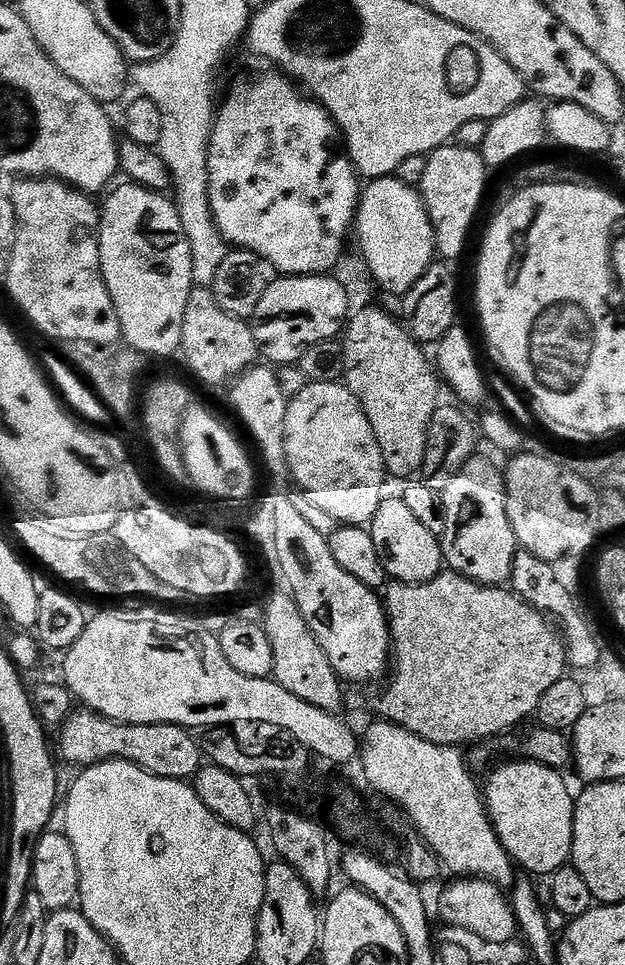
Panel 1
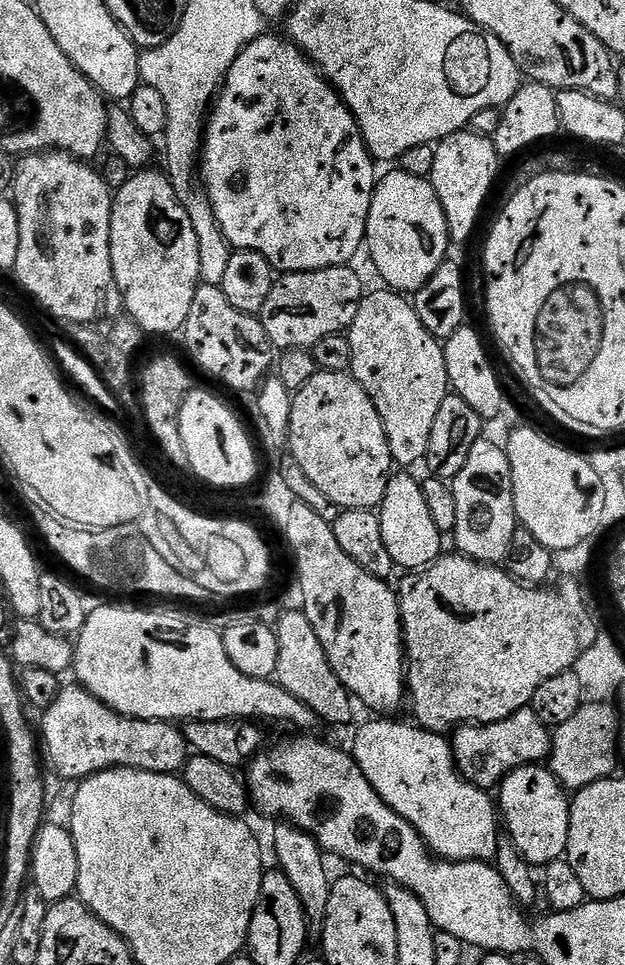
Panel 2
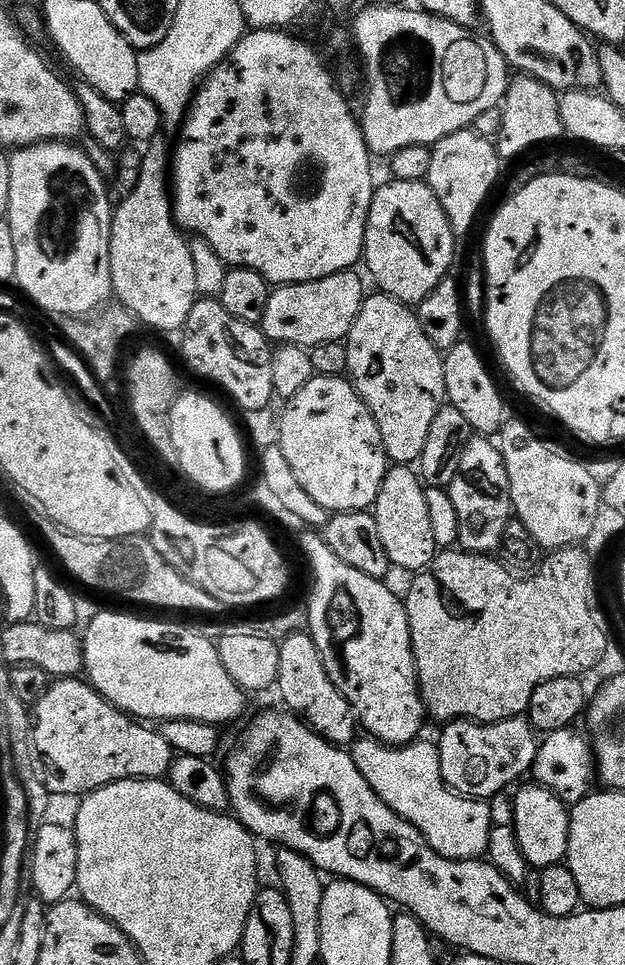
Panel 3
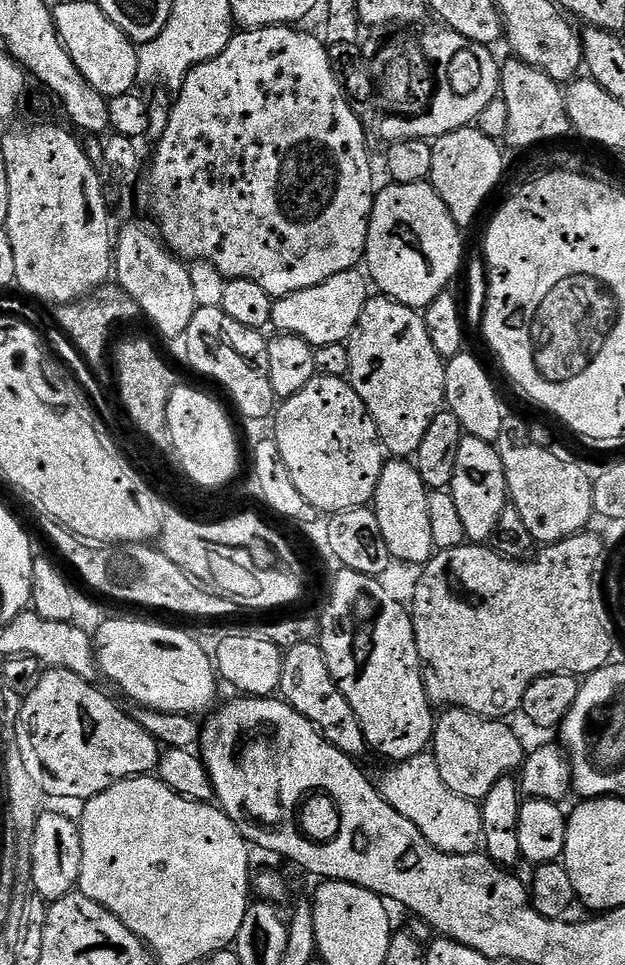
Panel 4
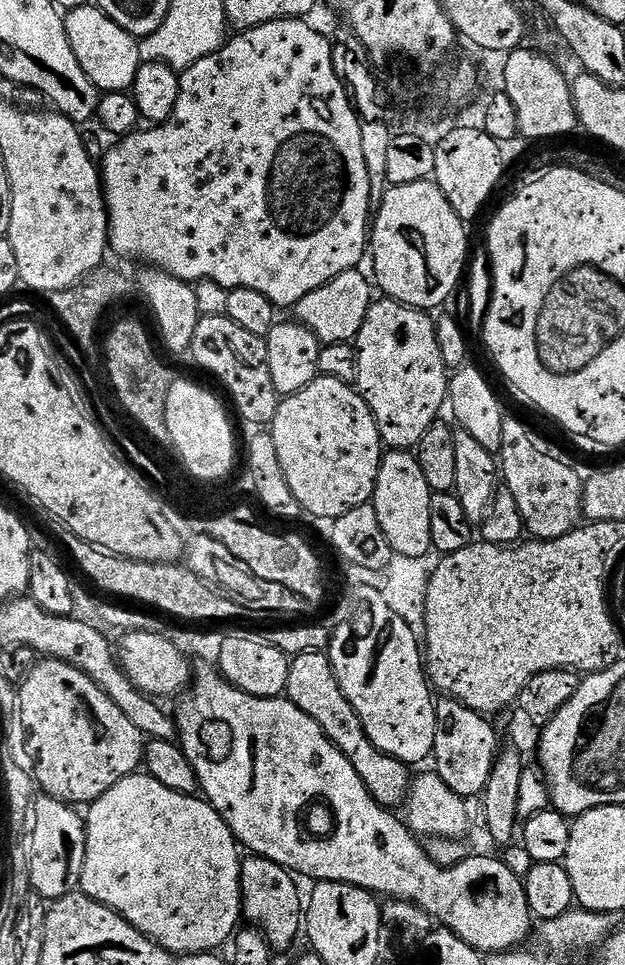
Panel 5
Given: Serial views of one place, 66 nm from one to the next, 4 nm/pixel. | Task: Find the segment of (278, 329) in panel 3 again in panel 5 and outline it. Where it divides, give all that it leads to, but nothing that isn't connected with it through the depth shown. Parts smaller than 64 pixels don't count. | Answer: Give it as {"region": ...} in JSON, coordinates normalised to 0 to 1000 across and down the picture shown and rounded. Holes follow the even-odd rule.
{"region":[[[568,277],[541,284],[541,288],[522,292],[522,296],[496,301],[496,305],[490,305],[490,309],[483,309],[483,313],[470,317],[472,331],[490,337],[512,351],[514,358],[568,353],[579,342],[579,334],[586,334],[586,325],[598,314],[598,294],[576,281],[574,277]]]}

